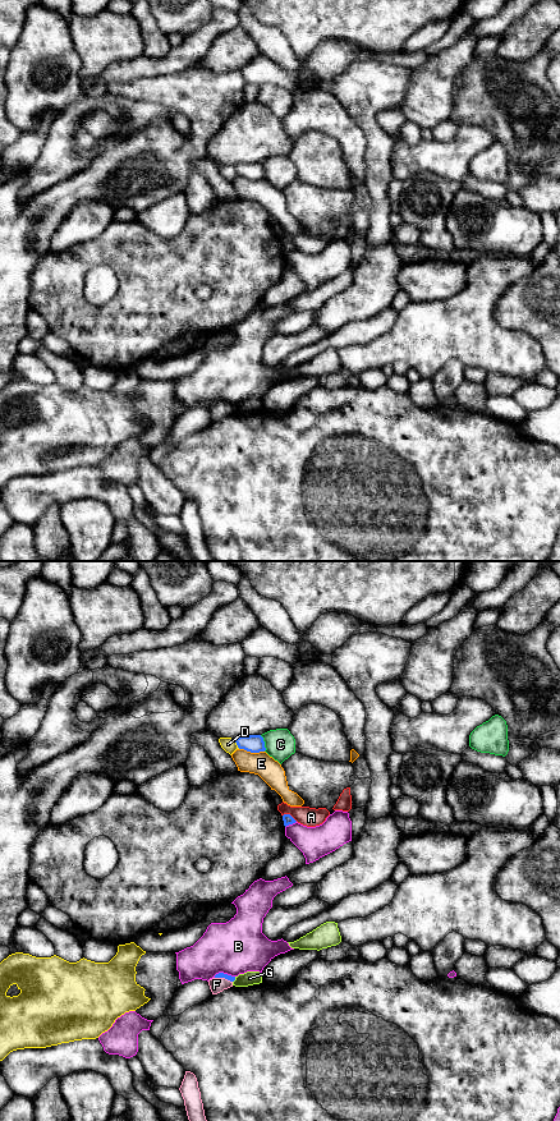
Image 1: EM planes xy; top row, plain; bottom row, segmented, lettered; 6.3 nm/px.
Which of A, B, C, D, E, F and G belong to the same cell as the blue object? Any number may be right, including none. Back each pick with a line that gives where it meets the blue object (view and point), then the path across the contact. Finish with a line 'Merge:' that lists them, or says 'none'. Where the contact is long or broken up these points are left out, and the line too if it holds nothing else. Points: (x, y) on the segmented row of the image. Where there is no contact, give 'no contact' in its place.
F: contact xy (224, 977); way xy (230, 978), (224, 977), (216, 984)
Merge: F

